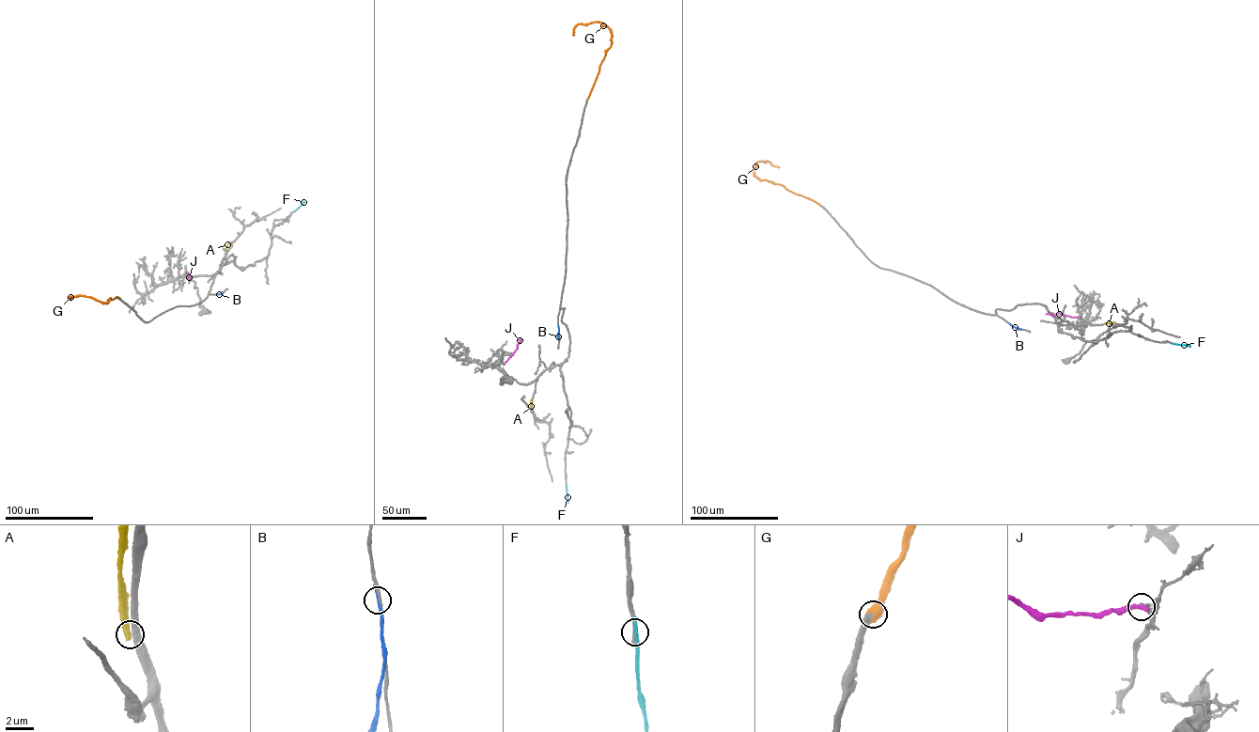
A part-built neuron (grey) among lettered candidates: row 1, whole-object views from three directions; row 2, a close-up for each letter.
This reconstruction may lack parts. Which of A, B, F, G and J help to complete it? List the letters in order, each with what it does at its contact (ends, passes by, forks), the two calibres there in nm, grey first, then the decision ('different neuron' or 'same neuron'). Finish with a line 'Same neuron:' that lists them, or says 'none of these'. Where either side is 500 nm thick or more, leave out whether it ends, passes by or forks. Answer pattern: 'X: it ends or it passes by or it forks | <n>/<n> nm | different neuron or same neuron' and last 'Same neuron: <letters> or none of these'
A: 400/650 nm | different neuron
B: it ends | 190/220 nm | different neuron
F: it passes by | 400/240 nm | different neuron
G: 500/800 nm | same neuron
J: it ends | 360/380 nm | different neuron
Same neuron: G

